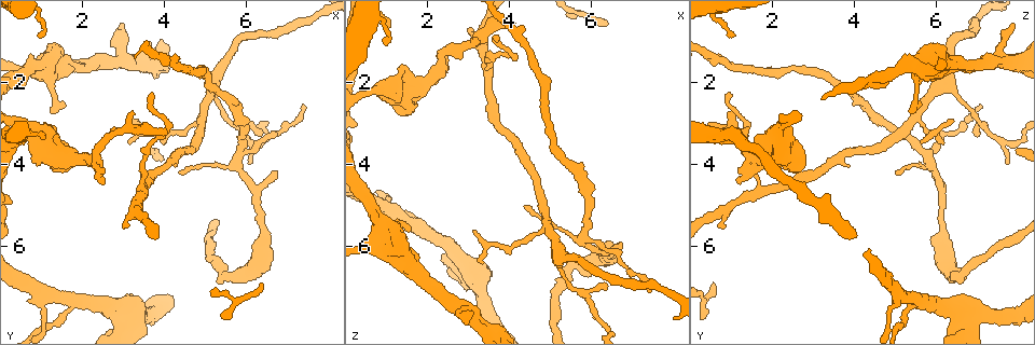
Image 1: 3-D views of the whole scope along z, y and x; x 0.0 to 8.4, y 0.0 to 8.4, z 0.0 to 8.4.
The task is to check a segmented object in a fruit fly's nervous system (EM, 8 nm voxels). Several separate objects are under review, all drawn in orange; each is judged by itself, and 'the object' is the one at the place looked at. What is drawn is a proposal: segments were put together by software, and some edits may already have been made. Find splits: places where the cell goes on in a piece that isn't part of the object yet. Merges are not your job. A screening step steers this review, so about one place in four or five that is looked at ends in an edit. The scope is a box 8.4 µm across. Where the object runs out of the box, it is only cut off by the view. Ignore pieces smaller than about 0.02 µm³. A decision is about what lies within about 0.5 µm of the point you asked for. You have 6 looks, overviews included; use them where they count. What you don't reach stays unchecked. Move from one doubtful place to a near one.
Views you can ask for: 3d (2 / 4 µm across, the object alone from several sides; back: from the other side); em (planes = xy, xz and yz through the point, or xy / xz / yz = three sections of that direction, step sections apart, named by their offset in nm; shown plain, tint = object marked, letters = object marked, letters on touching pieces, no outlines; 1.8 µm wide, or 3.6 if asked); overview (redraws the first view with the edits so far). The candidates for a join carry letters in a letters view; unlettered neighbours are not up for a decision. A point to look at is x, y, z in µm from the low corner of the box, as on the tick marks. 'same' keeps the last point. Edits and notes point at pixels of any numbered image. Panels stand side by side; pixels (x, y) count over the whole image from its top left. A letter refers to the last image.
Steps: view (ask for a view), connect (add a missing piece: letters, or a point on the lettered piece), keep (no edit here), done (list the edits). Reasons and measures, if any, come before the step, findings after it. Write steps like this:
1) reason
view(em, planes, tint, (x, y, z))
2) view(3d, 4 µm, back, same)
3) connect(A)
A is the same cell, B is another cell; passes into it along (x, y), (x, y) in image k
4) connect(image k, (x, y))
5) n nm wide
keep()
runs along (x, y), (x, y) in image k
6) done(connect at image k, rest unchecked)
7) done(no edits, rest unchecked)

view(em, planes, plain, (4.85, 2.90, 5.50))

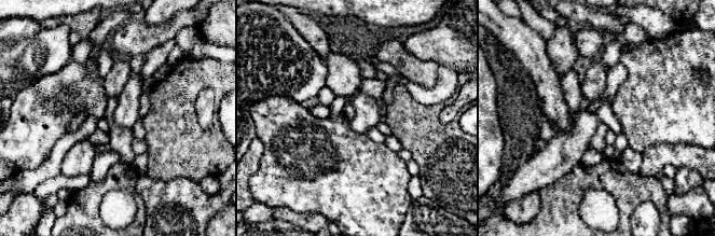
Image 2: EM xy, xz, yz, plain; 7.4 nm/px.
what lies round it
view(em, planes, letters, same)

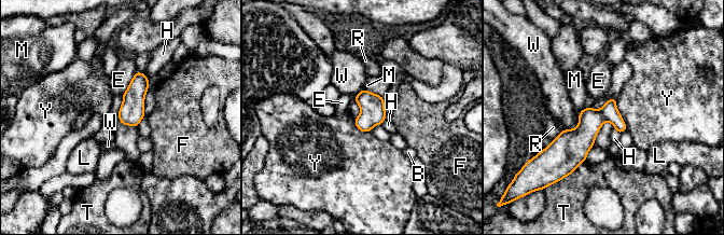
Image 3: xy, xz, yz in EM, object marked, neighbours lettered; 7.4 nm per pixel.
keep()
B, E, F, H, L, M, R, T, W and Y are other cells; border along (615, 98), (617, 111), (627, 129) in image 3; no lettered piece goes on from it

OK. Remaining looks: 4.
branch point
view(3d, 4 µm, (0.95, 1.65, 5.85))

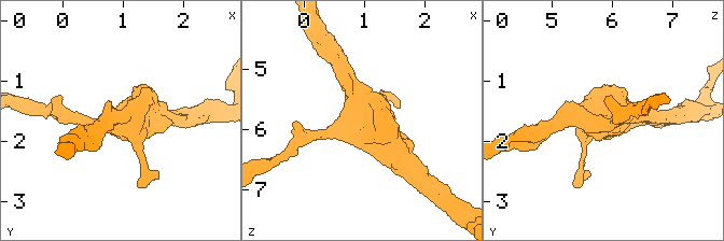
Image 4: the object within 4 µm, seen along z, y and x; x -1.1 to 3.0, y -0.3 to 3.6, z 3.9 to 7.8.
view(em, planes, letters, (1.00, 1.75, 5.85))

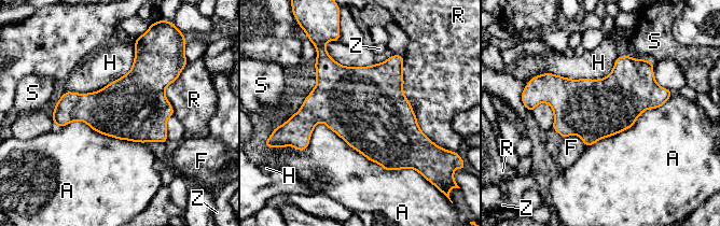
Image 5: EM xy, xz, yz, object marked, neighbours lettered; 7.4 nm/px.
keep()
A, F, H, R, S and Z are other cells; none of them fits

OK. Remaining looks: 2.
done(no edits, rest unchecked)

